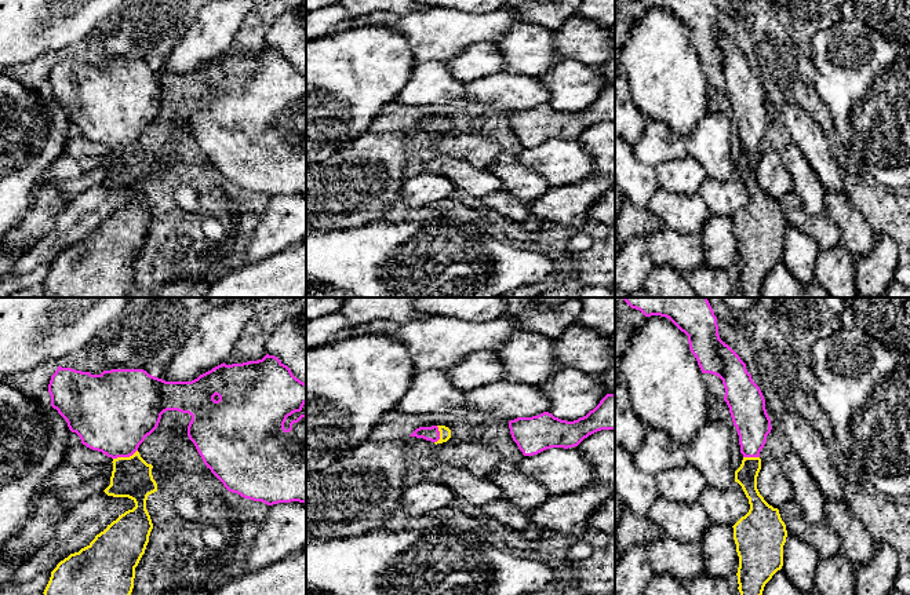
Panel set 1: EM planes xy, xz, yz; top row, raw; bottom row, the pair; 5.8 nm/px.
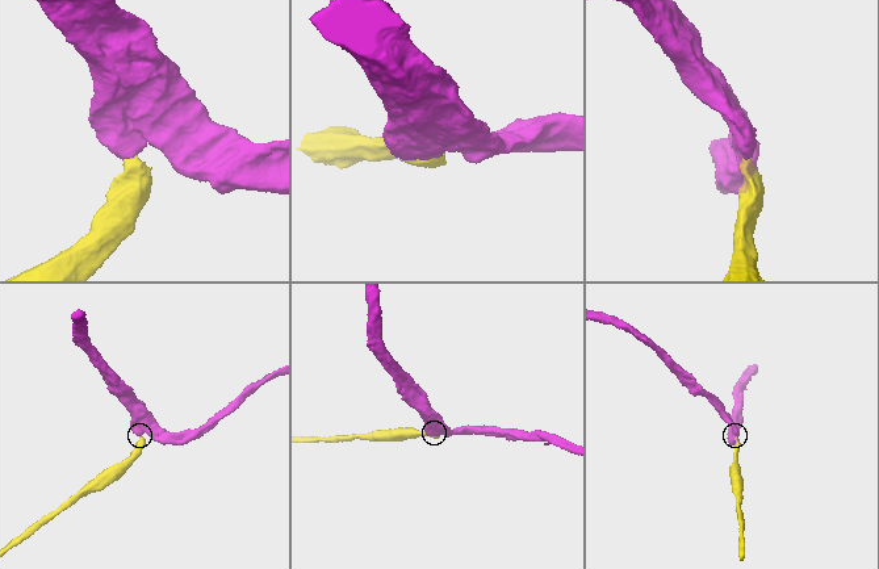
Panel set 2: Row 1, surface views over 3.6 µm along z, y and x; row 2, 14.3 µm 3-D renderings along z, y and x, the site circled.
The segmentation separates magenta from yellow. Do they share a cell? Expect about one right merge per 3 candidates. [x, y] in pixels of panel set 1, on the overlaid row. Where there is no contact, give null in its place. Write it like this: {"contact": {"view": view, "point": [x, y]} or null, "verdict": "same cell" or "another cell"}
{"contact": {"view": "xy", "point": [124, 456]}, "verdict": "same cell"}

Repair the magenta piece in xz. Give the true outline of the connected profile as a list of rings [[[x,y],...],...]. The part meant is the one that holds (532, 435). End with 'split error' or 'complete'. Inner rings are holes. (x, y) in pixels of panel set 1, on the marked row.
[[[607,394],[593,410],[574,421],[543,412],[510,420],[509,428],[524,456],[534,456],[550,448],[574,448],[597,431],[615,430],[615,394]]]; complete

